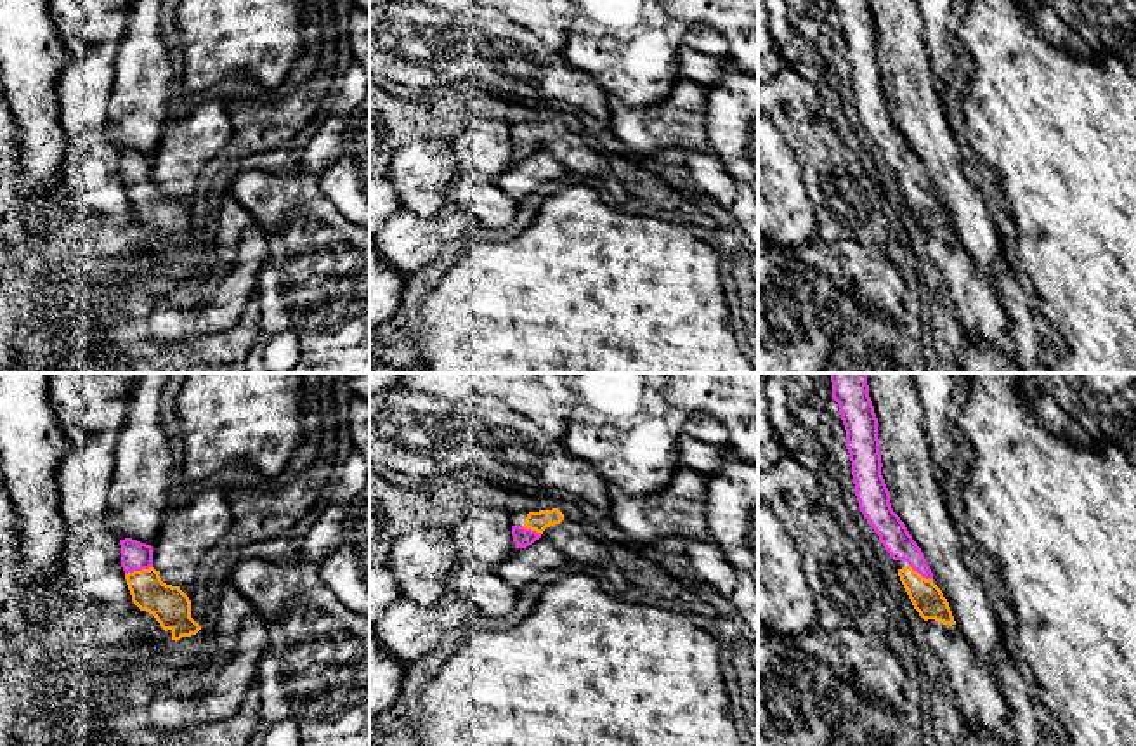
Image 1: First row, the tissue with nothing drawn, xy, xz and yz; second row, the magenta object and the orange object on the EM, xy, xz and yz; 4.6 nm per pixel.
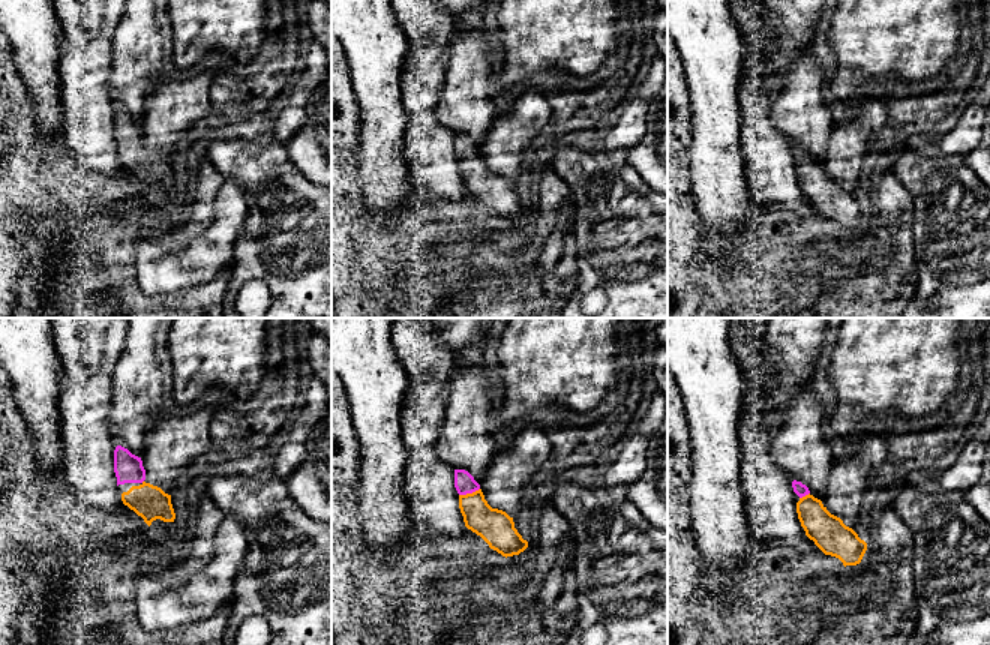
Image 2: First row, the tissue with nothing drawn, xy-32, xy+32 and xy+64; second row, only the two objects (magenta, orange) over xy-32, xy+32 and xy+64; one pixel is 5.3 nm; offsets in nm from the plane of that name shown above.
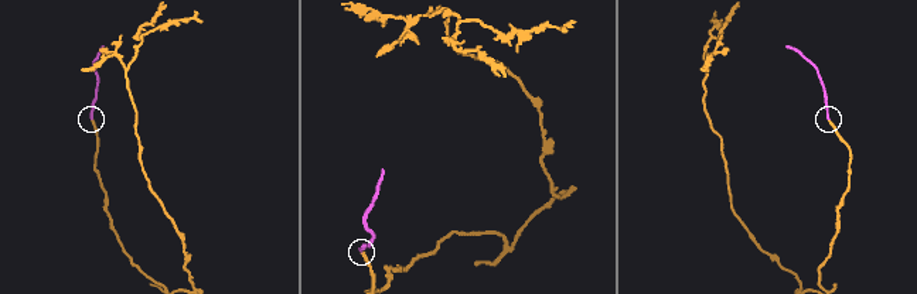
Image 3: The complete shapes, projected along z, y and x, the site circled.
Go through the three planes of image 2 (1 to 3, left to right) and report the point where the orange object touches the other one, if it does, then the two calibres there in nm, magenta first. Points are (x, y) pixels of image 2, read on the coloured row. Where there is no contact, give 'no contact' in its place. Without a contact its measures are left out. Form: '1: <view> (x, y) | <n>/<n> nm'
1: no contact
2: xy+32 (468, 492) | 110/190 nm
3: xy+64 (804, 495) | 70/190 nm

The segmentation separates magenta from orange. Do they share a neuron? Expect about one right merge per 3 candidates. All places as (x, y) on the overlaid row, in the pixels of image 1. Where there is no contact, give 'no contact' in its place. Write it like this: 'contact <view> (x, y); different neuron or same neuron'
contact xy (137, 569); same neuron

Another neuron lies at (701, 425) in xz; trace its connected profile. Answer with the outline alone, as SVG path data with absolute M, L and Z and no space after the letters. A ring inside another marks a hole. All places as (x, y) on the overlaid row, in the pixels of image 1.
M706 411L694 413L683 425L683 432L713 446L728 444L725 425Z

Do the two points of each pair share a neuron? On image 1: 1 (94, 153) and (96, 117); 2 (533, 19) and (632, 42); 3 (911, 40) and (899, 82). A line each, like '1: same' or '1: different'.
1: same
2: different
3: same

